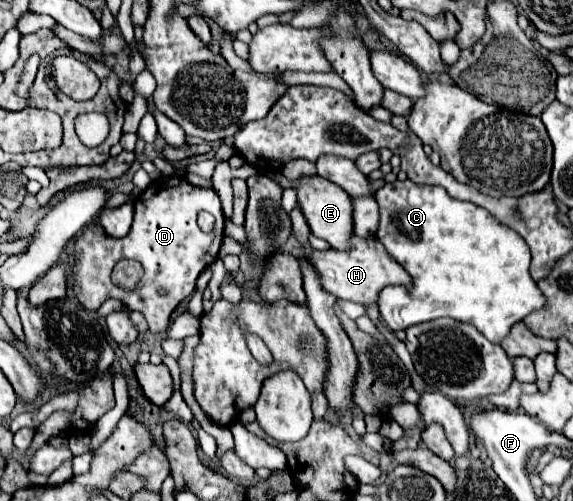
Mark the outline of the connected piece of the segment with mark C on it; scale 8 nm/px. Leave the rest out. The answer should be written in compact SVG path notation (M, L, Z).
M413 181L385 183L377 193L381 211L381 225L377 239L385 245L389 255L409 271L413 285L385 287L379 295L379 313L391 331L407 329L417 323L427 323L439 317L451 317L475 325L491 343L501 343L511 327L523 321L529 313L545 307L545 297L529 275L529 247L527 243L503 223L497 223L483 207L469 201L457 201L445 189L435 185L415 185Z

